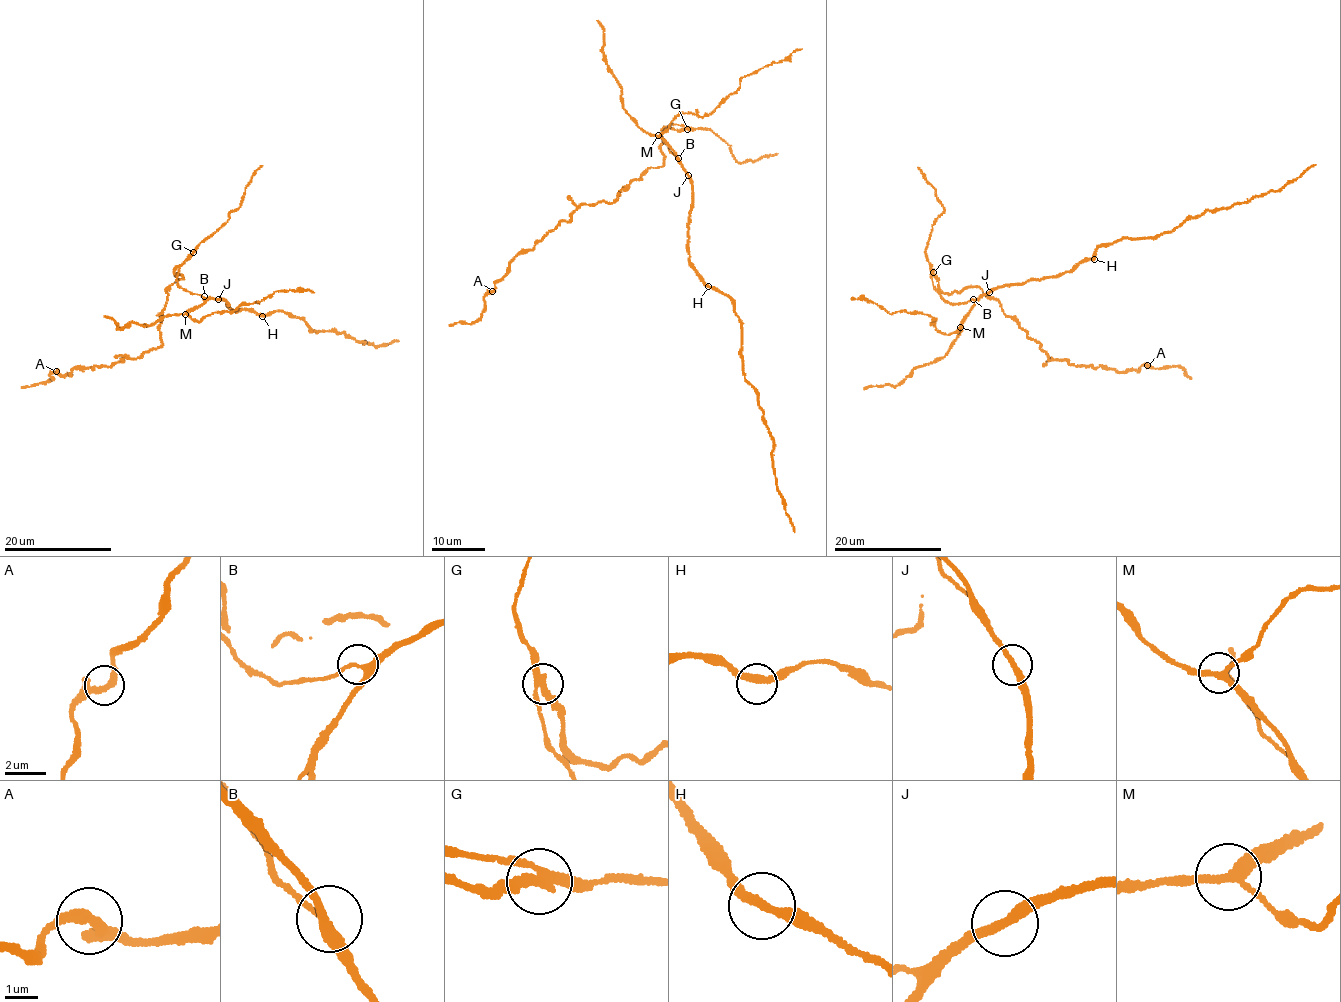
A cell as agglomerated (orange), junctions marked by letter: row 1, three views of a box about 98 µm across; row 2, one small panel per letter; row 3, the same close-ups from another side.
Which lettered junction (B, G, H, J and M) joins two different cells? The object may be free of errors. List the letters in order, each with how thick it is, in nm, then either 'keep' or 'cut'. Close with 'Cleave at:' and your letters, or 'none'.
B: 260 nm | keep
G: 240 nm | cut
H: 280 nm | keep
J: 280 nm | keep
M: 280 nm | keep
Cleave at: G

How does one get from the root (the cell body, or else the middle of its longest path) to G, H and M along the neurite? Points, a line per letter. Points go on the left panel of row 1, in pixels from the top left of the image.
G: (203, 297), (178, 285), (179, 267), (193, 253)
H: (203, 297), (222, 299), (233, 311), (244, 309), (262, 316)
M: (203, 297), (203, 303), (185, 314)

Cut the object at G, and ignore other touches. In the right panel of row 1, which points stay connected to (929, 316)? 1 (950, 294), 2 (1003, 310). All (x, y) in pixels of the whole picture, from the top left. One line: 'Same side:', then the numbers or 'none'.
Same side: none

